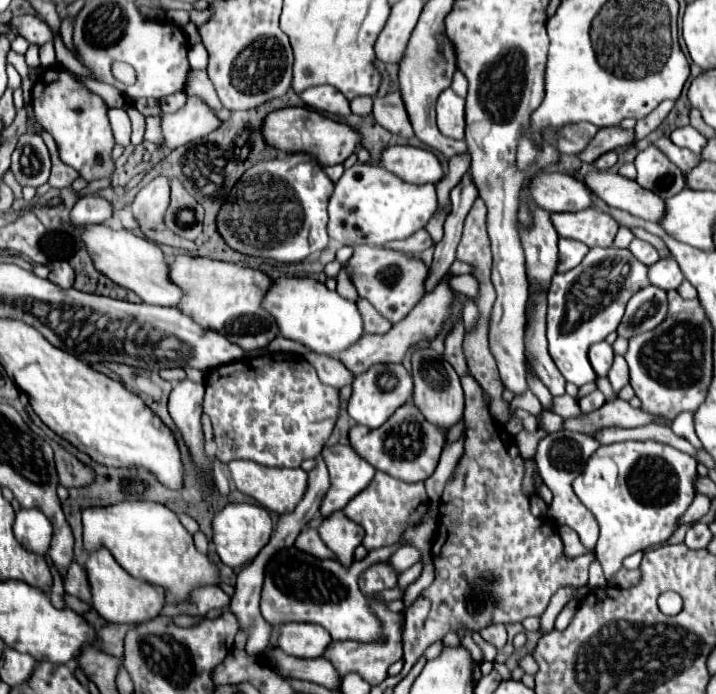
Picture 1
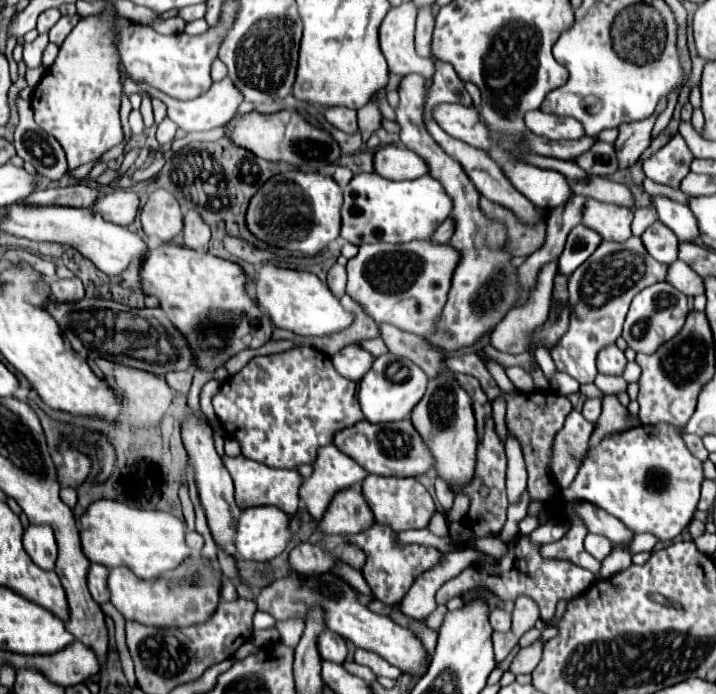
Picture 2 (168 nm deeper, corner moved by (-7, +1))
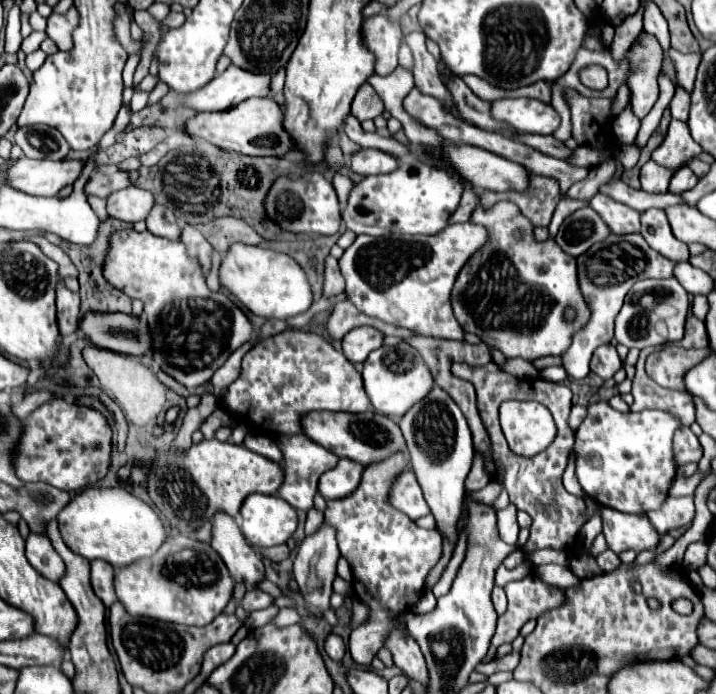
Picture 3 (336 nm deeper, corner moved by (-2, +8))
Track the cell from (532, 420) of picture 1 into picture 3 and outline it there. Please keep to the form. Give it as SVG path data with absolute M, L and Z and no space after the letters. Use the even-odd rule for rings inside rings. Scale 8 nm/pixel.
M457 223L447 225L437 235L391 235L391 237L371 237L371 235L357 235L355 243L345 249L343 257L339 259L341 275L345 279L345 293L347 299L365 315L377 317L385 323L411 329L419 335L431 335L441 339L455 339L465 341L465 331L457 323L451 311L449 295L459 275L461 267L467 259L487 241L487 231L473 223Z

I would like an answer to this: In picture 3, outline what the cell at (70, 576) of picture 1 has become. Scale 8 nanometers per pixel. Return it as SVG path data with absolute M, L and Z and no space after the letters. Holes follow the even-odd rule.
M101 559L91 561L91 585L95 595L105 603L105 607L111 607L117 597L113 591L113 567Z

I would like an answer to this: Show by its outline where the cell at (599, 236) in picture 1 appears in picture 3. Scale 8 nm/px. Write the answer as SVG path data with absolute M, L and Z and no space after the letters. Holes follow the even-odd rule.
M597 193L591 199L589 205L609 225L611 233L615 233L615 235L627 235L627 233L637 233L639 231L639 213L633 211L631 207L625 207L619 201L615 201L611 197L605 197L601 193Z

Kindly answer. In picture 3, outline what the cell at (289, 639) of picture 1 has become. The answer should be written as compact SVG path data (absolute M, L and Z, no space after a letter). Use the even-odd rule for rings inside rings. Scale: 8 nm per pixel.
M329 633L327 639L325 639L325 651L327 651L327 655L331 659L339 661L345 655L345 643L343 643L343 639L337 633Z

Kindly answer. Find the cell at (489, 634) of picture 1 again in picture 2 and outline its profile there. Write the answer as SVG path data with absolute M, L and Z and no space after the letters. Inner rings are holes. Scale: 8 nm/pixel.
M496 608L496 610L492 610L492 614L490 614L490 624L492 624L492 628L498 630L498 632L508 632L508 630L510 630L510 618L512 618L512 614L510 614L508 610Z

